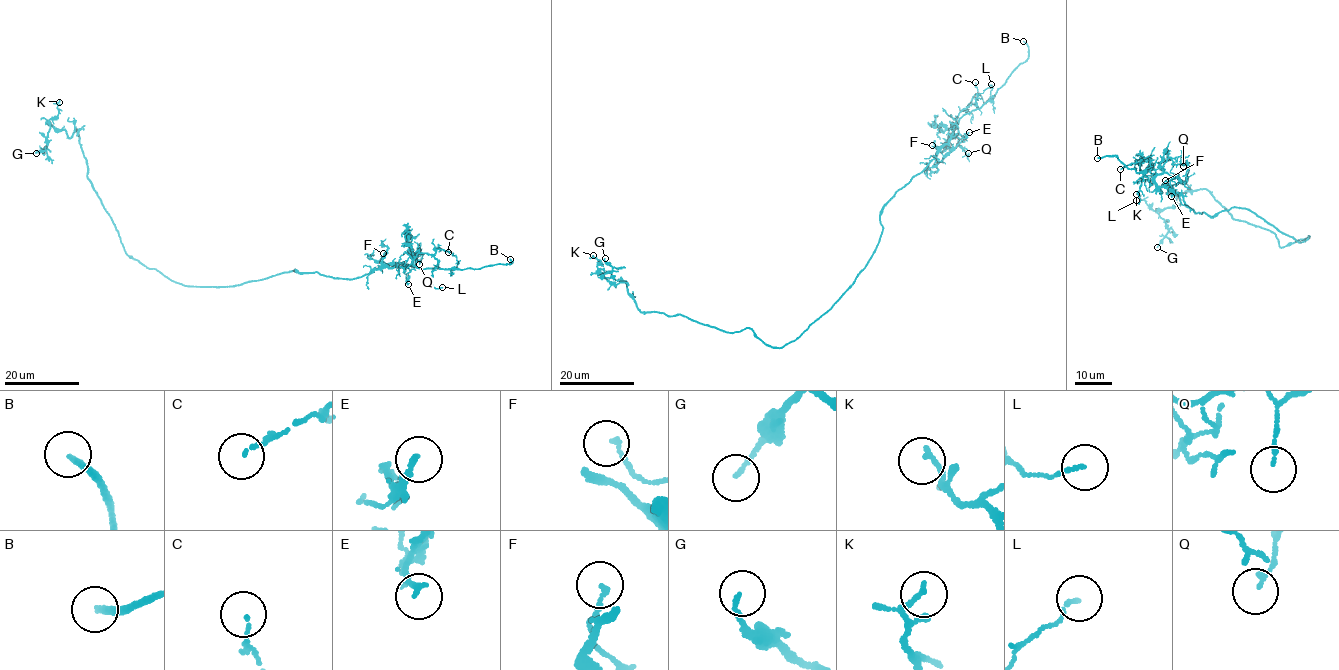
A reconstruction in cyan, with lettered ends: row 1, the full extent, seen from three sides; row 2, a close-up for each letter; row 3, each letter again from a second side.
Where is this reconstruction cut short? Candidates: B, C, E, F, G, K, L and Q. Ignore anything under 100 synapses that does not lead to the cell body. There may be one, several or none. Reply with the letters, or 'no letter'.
B

